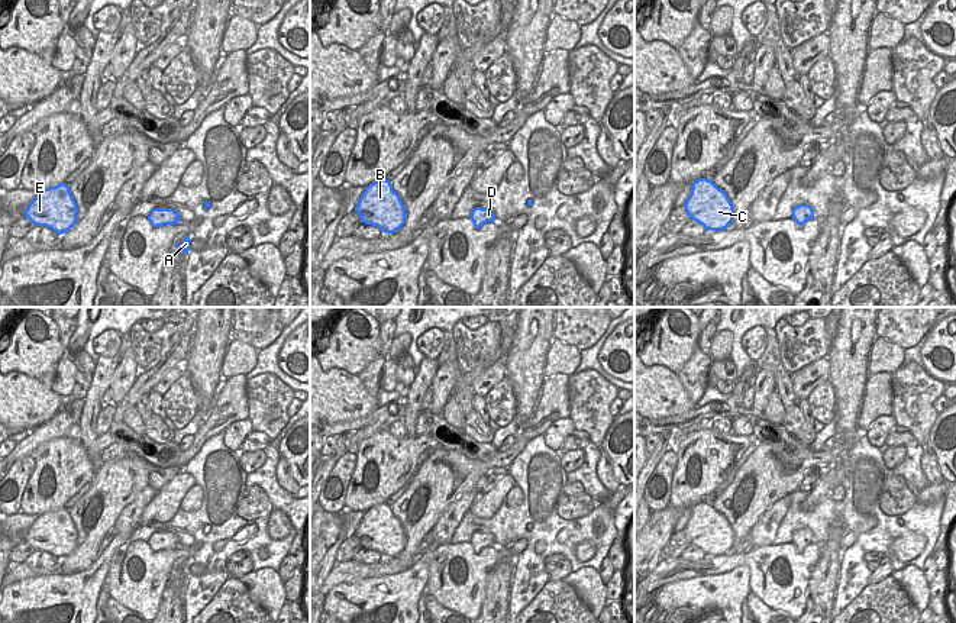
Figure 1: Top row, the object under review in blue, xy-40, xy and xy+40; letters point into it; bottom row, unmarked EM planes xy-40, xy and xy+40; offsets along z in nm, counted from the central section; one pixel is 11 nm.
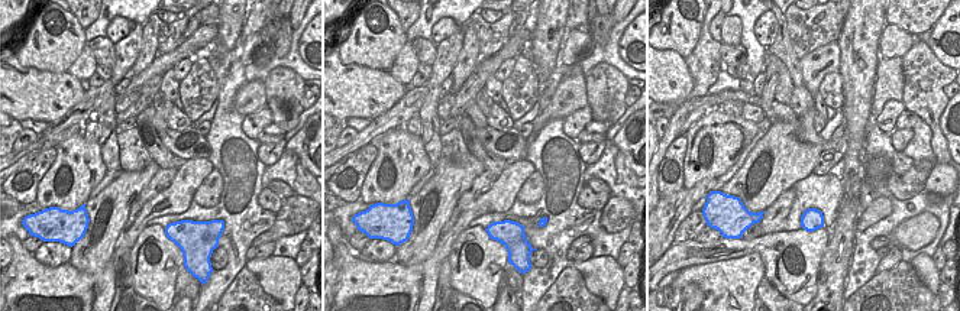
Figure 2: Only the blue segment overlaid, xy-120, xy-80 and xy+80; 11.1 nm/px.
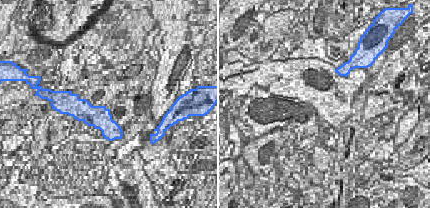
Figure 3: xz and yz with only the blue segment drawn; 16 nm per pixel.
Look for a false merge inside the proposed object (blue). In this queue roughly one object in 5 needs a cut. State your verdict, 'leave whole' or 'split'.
leave whole

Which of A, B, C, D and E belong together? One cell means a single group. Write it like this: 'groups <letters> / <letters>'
groups A B C D E

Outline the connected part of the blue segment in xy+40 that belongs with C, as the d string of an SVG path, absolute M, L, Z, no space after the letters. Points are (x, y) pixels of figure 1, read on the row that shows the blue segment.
M698 178L692 183L691 194L684 207L689 219L708 230L727 229L734 216L727 194L707 178Z

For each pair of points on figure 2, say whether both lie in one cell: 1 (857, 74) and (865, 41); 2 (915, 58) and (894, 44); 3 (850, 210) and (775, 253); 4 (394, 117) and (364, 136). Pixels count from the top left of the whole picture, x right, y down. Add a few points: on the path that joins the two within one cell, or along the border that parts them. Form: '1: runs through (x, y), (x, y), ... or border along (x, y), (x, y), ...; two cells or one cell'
1: runs through (859, 65), (865, 60), (865, 49); one cell
2: border along (915, 36), (915, 41), (901, 57); two cells
3: border along (827, 229), (827, 248), (820, 262); two cells
4: runs through (387, 120), (371, 130); one cell

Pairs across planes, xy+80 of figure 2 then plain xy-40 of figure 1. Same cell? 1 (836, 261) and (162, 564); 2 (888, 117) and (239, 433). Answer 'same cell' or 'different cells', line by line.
1: different cells
2: same cell

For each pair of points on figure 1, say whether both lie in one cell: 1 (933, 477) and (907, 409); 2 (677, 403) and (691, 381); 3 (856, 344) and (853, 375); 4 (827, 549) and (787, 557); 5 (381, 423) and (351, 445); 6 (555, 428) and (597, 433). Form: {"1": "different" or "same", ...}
{"1": "same", "2": "different", "3": "same", "4": "different", "5": "same", "6": "different"}

